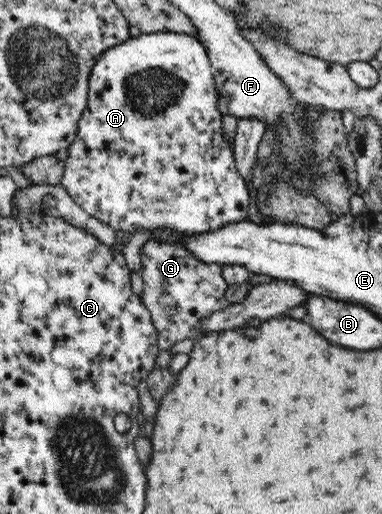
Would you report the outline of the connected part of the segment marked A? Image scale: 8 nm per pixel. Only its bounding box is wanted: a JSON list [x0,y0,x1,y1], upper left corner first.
[61,32,250,235]

